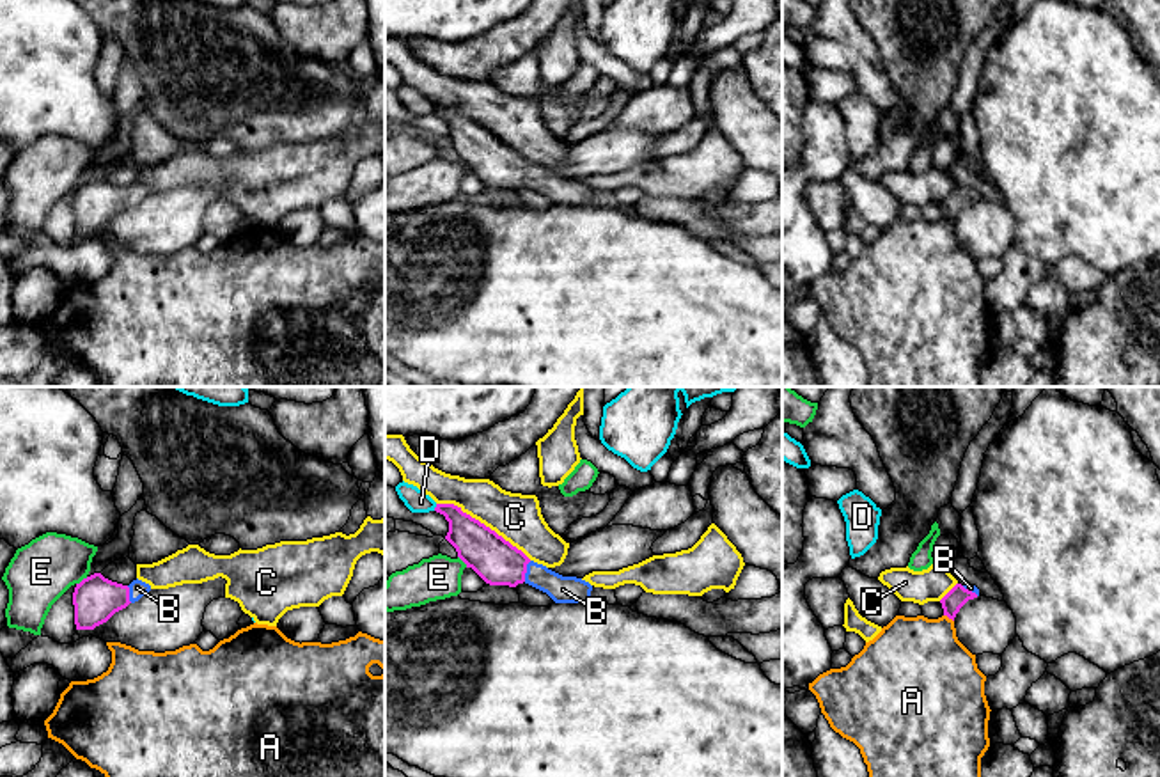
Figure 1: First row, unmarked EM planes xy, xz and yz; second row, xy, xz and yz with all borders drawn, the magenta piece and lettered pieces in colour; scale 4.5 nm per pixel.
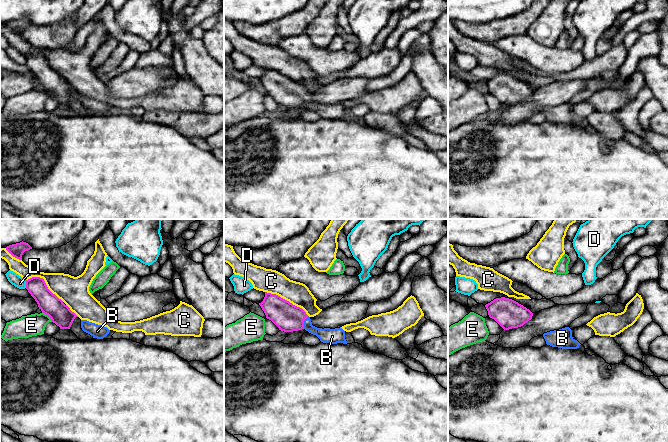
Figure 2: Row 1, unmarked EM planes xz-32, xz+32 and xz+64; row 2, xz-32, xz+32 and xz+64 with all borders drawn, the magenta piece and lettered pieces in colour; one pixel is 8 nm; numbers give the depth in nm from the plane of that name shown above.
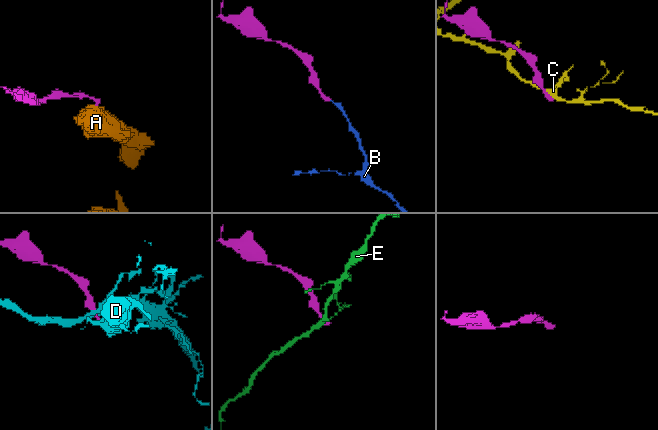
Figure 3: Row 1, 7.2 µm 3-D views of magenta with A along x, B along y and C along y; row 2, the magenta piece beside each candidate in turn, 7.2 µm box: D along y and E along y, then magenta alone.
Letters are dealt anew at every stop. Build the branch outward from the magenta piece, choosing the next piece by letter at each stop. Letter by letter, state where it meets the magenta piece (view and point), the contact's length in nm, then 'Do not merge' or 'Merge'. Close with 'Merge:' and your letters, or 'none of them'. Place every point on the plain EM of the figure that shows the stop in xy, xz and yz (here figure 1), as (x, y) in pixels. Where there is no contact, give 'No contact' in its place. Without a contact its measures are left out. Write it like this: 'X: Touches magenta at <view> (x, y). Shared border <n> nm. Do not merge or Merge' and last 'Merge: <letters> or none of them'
A: Touches magenta at yz (949, 220). Shared border 60 nm. Do not merge
B: Touches magenta at xz (525, 174). Shared border 100 nm. Merge
C: Touches magenta at xz (483, 126). Shared border 500 nm. Do not merge
D: Touches magenta at xz (435, 110). Shared border 40 nm. Do not merge
E: Touches magenta at xy (84, 181). Shared border 70 nm. Do not merge
Merge: B

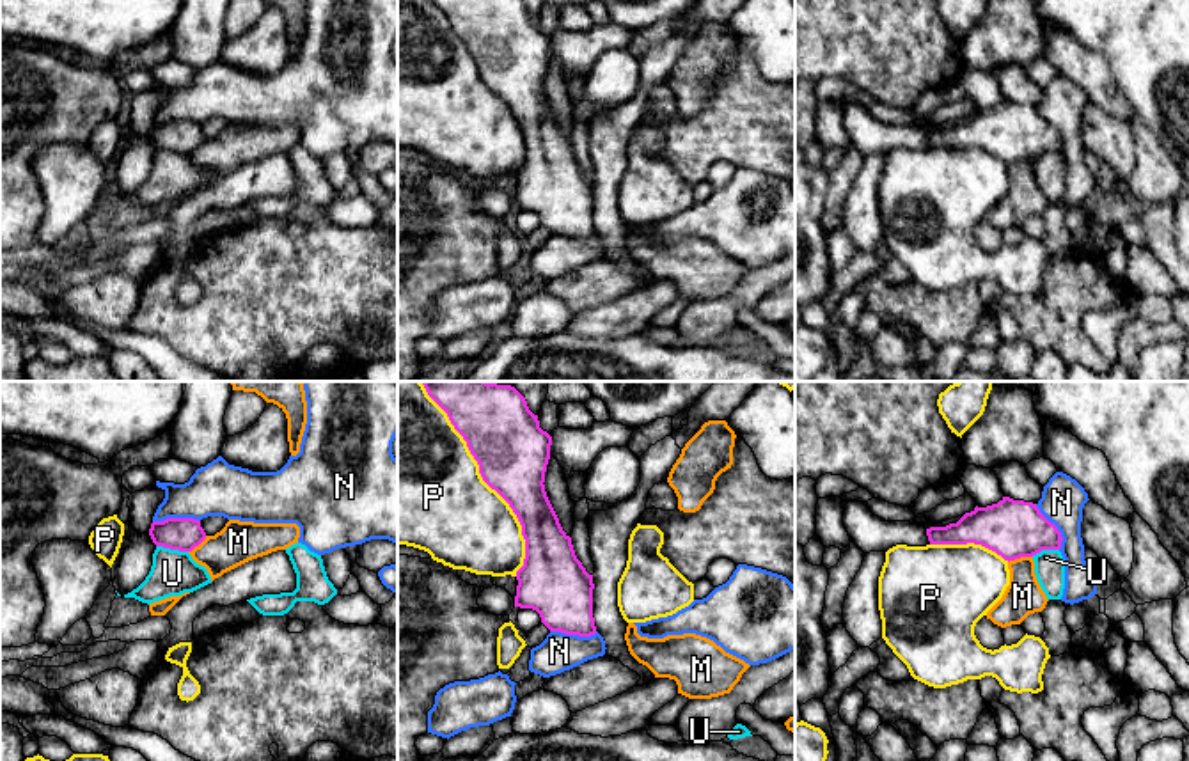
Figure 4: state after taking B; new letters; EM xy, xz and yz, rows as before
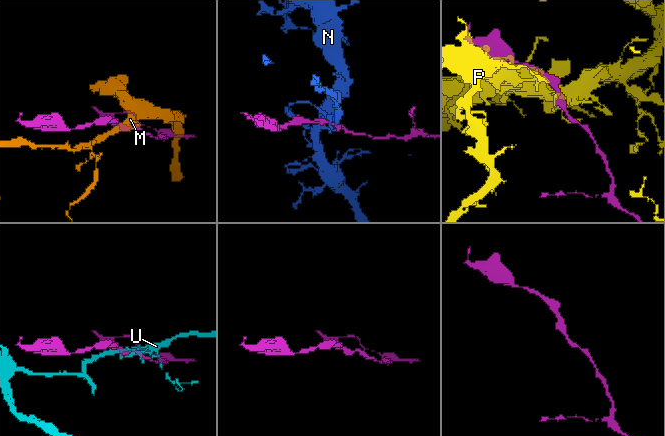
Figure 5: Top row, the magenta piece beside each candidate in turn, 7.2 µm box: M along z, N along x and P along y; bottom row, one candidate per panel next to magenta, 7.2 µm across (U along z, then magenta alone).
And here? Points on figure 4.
M: Touches magenta at yz (1019, 160). Shared border 120 nm. Do not merge
N: Touches magenta at xy (176, 121). Shared border 220 nm. Do not merge
P: Touches magenta at xz (490, 89). Shared border 900 nm. Do not merge
U: Touches magenta at xy (173, 151). Shared border 150 nm. Do not merge
Merge: none of them

